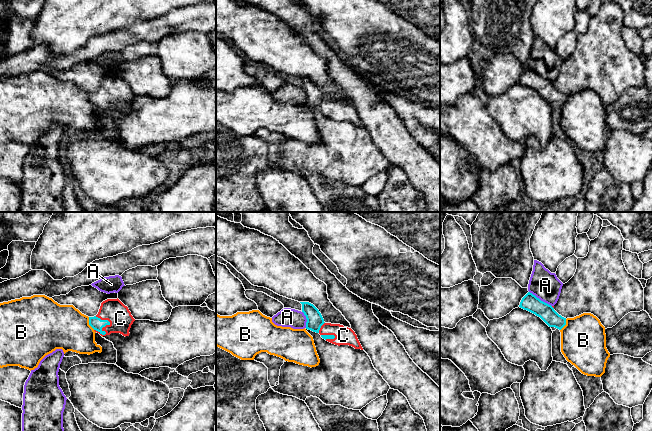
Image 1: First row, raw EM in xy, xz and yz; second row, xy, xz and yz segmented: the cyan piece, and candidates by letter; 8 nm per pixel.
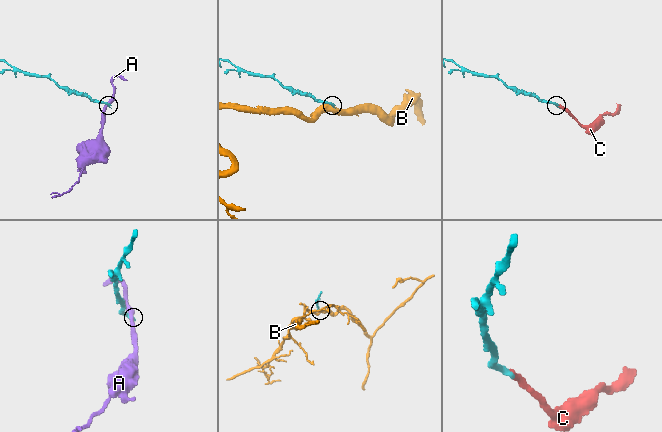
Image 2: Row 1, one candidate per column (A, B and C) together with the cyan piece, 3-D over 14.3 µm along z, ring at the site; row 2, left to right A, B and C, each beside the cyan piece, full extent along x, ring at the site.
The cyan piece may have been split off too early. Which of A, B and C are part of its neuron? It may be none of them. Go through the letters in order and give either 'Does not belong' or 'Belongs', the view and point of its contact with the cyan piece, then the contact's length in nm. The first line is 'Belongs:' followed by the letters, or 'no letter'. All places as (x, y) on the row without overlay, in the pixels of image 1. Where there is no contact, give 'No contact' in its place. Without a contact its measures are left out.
Belongs: C
A: Does not belong. Touches cyan at yz (539, 75). Shared border 220 nm
B: Does not belong. Touches cyan at xy (89, 99). Shared border 120 nm
C: Belongs. Touches cyan at xy (109, 99). Shared border 180 nm

